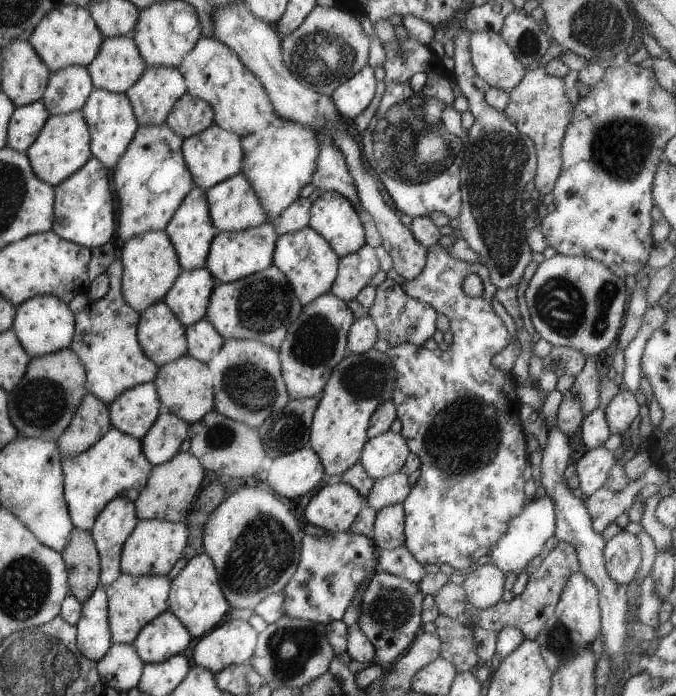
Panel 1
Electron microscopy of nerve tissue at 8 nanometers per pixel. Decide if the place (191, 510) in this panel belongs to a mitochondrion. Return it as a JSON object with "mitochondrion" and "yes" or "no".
{"mitochondrion":"no"}

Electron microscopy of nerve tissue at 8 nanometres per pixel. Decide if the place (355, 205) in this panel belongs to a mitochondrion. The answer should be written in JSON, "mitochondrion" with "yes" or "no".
{"mitochondrion":"no"}

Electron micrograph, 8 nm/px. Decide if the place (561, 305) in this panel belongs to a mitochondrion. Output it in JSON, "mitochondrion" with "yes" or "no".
{"mitochondrion":"yes"}

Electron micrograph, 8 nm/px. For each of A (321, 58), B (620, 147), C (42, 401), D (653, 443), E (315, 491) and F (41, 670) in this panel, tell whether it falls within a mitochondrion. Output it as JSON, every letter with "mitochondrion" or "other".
{"A":"mitochondrion","B":"mitochondrion","C":"mitochondrion","D":"other","E":"other","F":"mitochondrion"}

